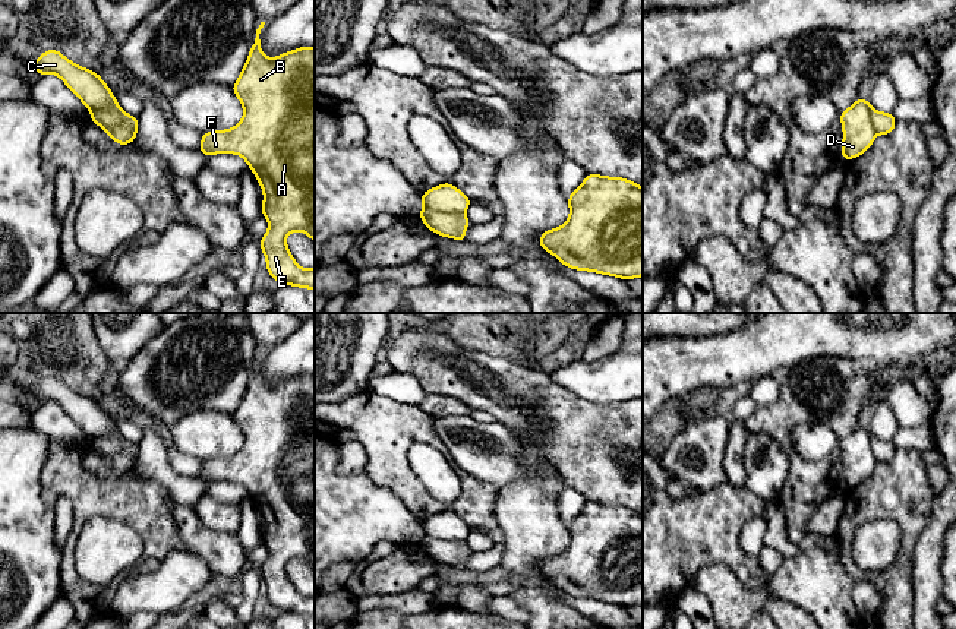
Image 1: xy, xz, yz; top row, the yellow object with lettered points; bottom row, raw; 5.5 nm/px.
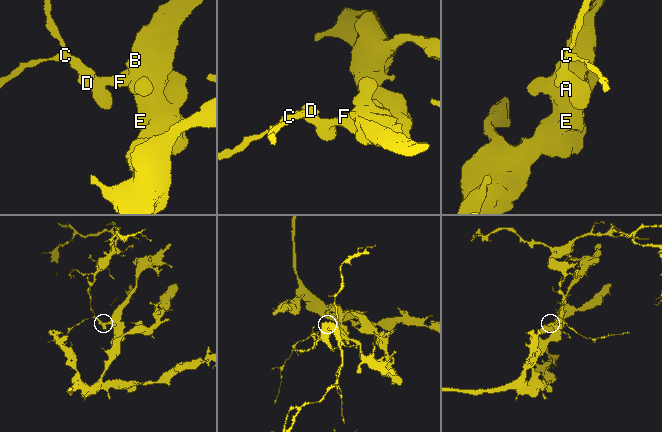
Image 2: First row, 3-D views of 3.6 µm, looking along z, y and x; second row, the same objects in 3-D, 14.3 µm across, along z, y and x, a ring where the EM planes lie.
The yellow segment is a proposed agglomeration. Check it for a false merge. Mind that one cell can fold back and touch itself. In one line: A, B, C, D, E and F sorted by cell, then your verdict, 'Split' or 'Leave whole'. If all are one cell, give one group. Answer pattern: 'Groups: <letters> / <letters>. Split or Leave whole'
Groups: A B E F / C D. Split

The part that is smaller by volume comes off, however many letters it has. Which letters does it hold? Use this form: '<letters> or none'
C, D

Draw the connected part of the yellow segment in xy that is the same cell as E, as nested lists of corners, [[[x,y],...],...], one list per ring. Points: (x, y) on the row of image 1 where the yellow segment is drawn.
[[[261,22],[256,29],[247,61],[231,86],[244,110],[242,121],[233,129],[201,133],[199,151],[206,157],[223,152],[237,154],[247,162],[264,190],[262,215],[268,219],[269,228],[259,244],[266,259],[268,274],[280,284],[315,290],[315,268],[299,266],[285,241],[291,231],[302,231],[315,243],[315,48],[300,47],[268,59],[261,51],[259,34],[264,25],[265,22]]]

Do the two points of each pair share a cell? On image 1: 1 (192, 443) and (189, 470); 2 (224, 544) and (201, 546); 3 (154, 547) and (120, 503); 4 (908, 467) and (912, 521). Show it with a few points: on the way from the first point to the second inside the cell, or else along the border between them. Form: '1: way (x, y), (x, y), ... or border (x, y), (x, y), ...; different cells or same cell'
1: border (174, 445), (180, 452), (192, 455), (199, 461); different cells
2: way (218, 546), (207, 546); same cell
3: way (154, 536), (132, 514); same cell
4: way (905, 480), (905, 508); same cell

